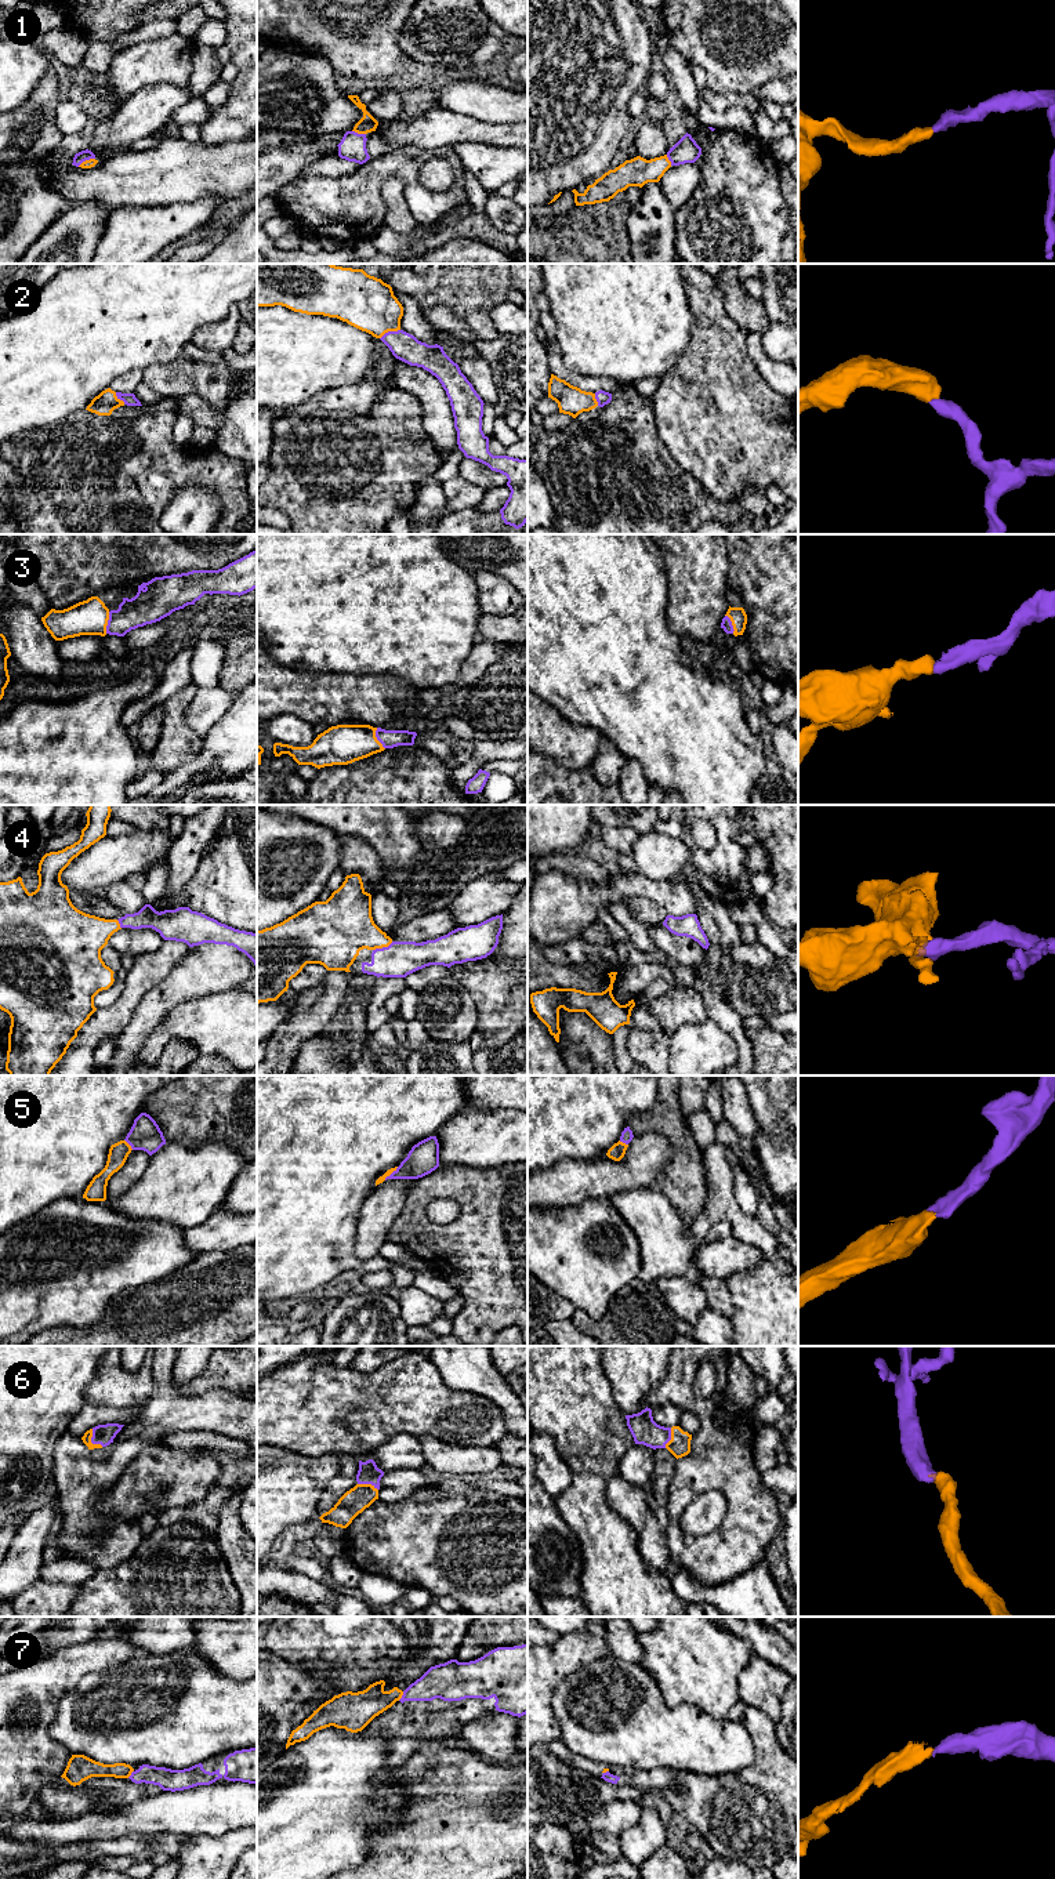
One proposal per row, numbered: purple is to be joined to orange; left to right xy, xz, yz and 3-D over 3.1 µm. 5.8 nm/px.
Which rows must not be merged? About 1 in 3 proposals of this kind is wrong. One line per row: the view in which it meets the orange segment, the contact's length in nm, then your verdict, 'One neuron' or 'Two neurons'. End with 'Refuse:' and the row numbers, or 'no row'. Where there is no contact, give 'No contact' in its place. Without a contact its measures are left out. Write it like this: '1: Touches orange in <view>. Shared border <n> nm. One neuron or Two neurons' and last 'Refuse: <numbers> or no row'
1: Touches orange in xy. Shared border 120 nm. One neuron
2: Touches orange in xz. Shared border 130 nm. One neuron
3: Touches orange in xy. Shared border 130 nm. One neuron
4: Touches orange in xz. Shared border 130 nm. One neuron
5: Touches orange in xz. Shared border 120 nm. One neuron
6: Touches orange in xy. Shared border 120 nm. One neuron
7: Touches orange in xz. Shared border 70 nm. Two neurons
Refuse: 7

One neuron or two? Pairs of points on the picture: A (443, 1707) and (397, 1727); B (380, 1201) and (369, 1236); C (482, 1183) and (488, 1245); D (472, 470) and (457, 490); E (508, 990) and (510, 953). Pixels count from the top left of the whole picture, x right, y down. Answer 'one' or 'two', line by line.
A: one
B: one
C: one
D: two
E: two

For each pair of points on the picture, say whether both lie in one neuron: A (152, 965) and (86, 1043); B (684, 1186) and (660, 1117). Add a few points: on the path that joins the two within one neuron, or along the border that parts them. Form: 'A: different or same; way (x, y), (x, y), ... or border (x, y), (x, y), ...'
A: same; way (137, 985), (129, 1000), (105, 1023)
B: same; way (684, 1170), (684, 1143), (677, 1134)

